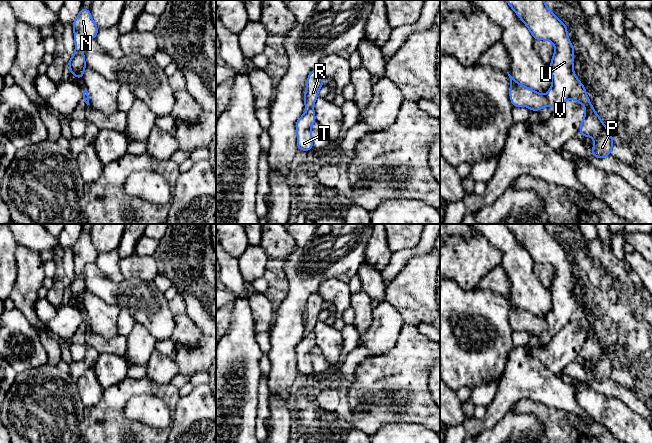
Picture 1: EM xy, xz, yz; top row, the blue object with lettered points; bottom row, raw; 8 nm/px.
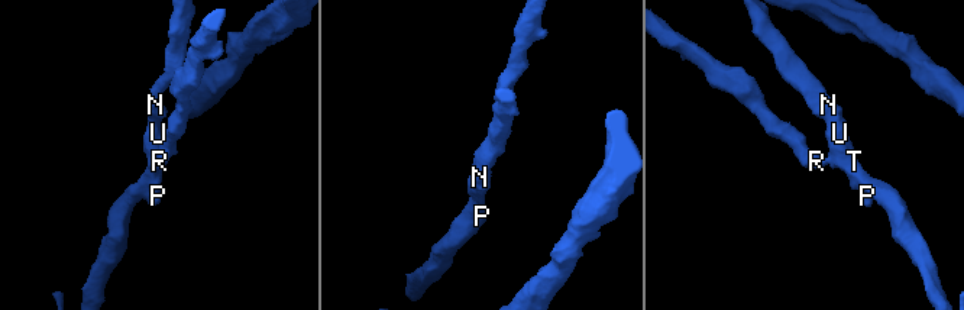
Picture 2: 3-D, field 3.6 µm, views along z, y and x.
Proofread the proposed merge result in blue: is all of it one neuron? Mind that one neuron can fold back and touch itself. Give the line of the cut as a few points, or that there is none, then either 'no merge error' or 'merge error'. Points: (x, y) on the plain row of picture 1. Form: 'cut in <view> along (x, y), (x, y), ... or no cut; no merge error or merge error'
no cut; no merge error

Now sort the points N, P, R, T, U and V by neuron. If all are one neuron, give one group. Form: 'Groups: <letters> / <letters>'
Groups: N P R T U V

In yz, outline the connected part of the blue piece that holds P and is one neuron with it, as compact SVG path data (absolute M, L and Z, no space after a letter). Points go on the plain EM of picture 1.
M506 224L518 241L528 251L535 264L548 264L555 269L549 290L552 310L548 318L542 319L520 307L510 298L509 320L513 331L526 330L538 336L549 329L558 333L566 324L573 323L585 330L585 340L580 349L580 360L594 363L591 378L599 383L611 379L613 363L610 354L595 336L586 313L574 298L573 281L575 271L567 260L568 250L547 232L544 224Z

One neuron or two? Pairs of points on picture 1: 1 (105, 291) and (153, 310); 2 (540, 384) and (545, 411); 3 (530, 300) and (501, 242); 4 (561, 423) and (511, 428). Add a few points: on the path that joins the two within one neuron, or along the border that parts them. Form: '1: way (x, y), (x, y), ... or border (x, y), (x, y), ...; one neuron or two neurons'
1: way (117, 293), (131, 294), (141, 299); one neuron
2: border (521, 399), (539, 401), (566, 412); two neurons
3: way (524, 286), (520, 265), (514, 256); one neuron
4: border (522, 412), (531, 412), (541, 423), (545, 432); two neurons

